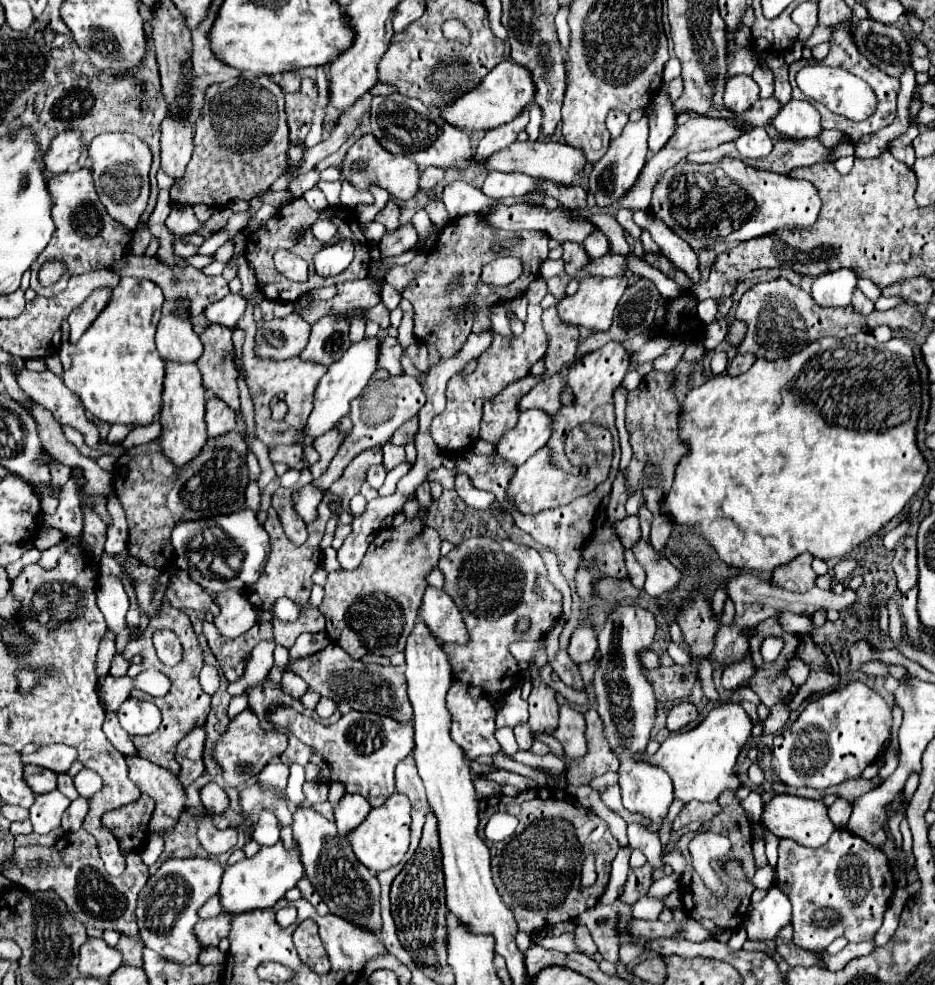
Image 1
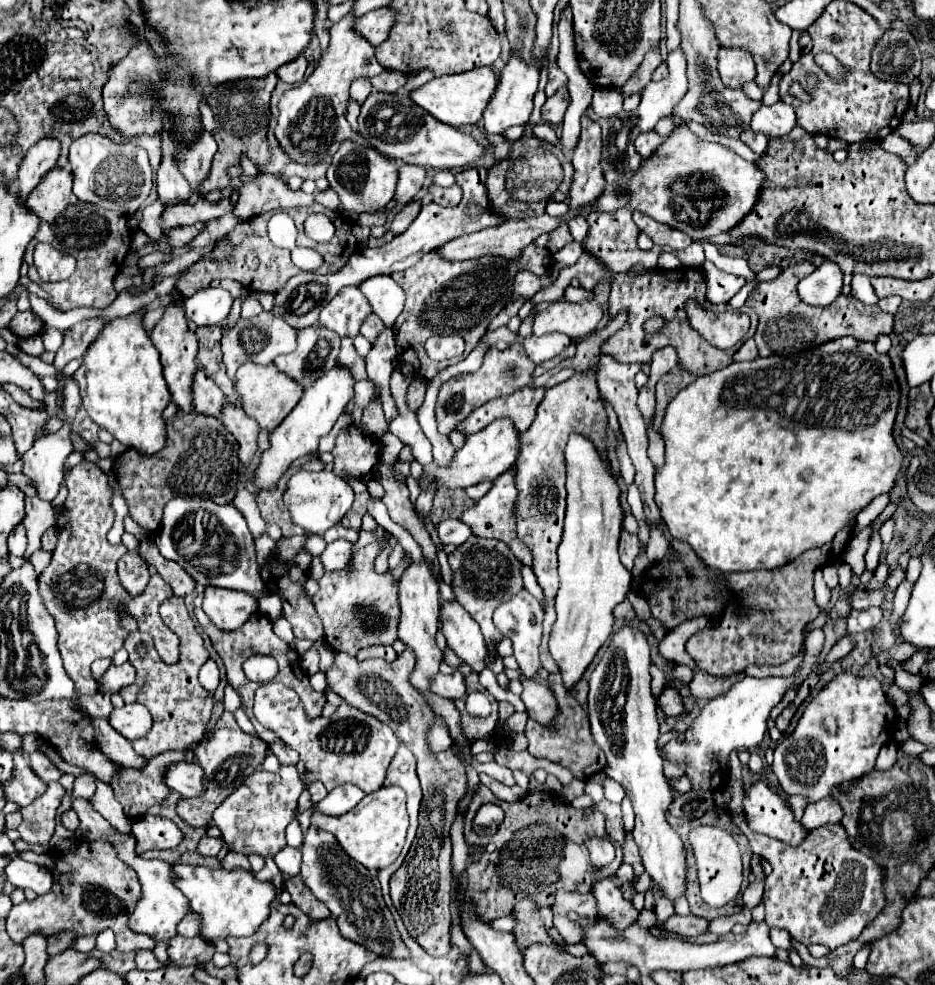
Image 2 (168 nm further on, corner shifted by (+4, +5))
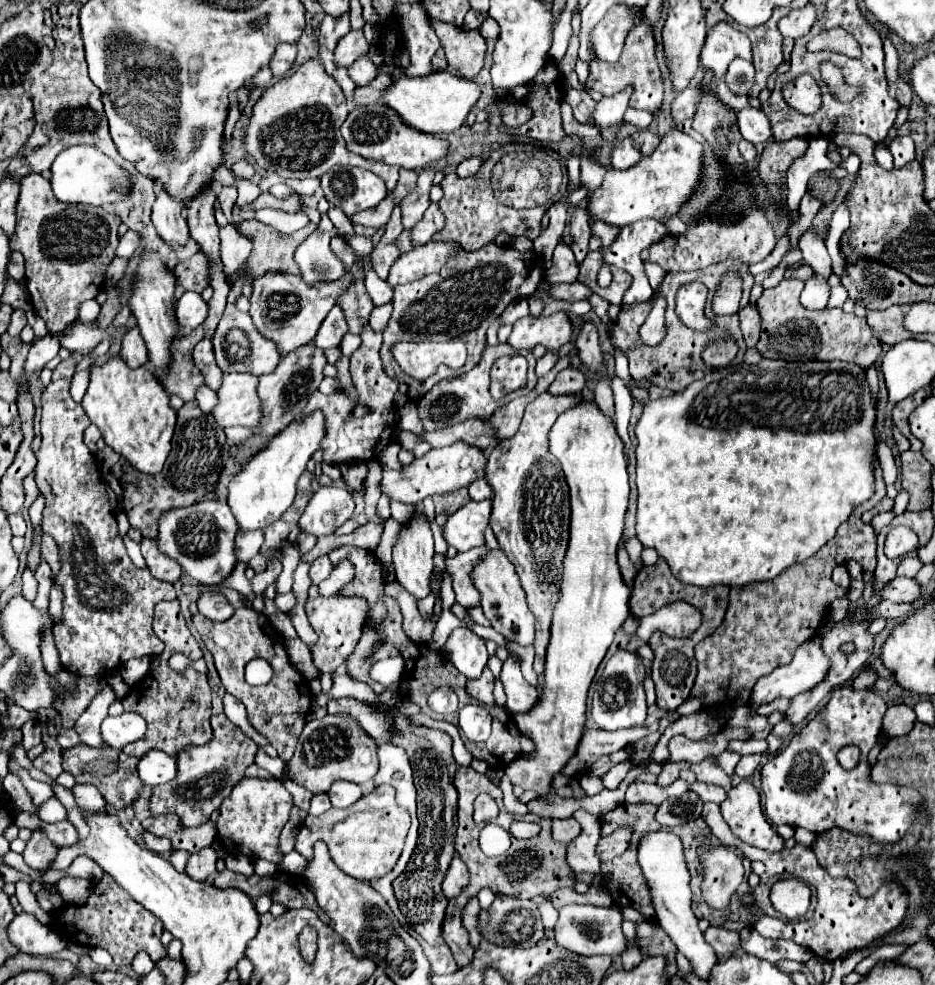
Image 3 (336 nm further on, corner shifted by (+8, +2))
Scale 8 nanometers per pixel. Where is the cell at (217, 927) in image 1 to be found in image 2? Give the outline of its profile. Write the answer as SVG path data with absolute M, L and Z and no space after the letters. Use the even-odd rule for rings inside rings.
M175 936L169 942L169 958L175 966L197 966L203 962L209 962L215 954L215 948L207 948L199 936L187 940L183 936Z

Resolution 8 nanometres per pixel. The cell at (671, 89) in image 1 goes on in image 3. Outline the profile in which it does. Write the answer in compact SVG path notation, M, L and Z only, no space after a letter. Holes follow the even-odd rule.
M637 13L635 17L635 27L631 29L631 33L625 39L625 47L621 53L621 59L617 65L609 65L603 61L593 59L591 61L591 73L587 79L587 85L595 91L601 91L603 95L613 95L617 93L617 87L623 89L627 85L633 85L633 95L629 101L629 107L633 109L643 109L649 113L655 113L661 107L663 101L663 81L661 81L661 69L655 57L655 39L645 23L645 15Z

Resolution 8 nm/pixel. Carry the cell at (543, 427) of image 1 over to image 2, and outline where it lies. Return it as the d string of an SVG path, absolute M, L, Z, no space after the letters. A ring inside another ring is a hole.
M495 420L487 428L465 436L465 444L455 450L455 456L447 466L435 466L431 472L423 472L419 478L421 490L457 490L467 488L485 480L495 480L503 472L511 470L515 464L515 456L519 456L519 432L515 432L509 420Z

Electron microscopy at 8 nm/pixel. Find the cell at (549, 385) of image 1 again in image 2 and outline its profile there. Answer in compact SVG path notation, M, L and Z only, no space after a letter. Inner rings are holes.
M523 388L511 396L503 396L499 400L491 400L471 412L463 422L455 426L461 434L479 432L487 424L491 424L497 418L509 418L517 432L525 432L531 426L531 420L535 418L535 408L539 406L539 400L543 398L545 388Z

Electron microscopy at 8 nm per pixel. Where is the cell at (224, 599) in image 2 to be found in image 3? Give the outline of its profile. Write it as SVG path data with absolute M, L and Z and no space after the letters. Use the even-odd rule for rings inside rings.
M201 593L201 597L197 599L197 607L199 613L211 621L227 621L235 613L231 603L217 593Z

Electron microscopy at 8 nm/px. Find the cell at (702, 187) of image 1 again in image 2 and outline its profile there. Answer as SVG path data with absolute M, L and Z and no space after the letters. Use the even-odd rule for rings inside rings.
M679 122L675 124L675 130L669 134L669 138L657 146L651 158L643 160L641 168L619 184L619 192L623 192L629 198L631 210L639 210L657 222L679 228L693 240L707 240L713 234L735 228L743 220L743 216L747 216L747 210L755 206L761 184L763 184L763 172L753 162L743 160L733 150L721 144L699 140L685 126L685 122Z

